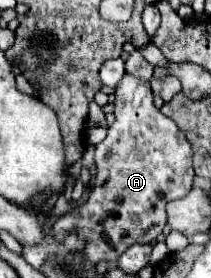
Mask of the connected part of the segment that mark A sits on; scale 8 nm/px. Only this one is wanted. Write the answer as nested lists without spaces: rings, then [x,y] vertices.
[[[127,74],[115,88],[115,124],[109,126],[105,140],[99,142],[95,150],[97,150],[95,152],[97,176],[95,176],[95,188],[87,204],[61,216],[53,228],[57,238],[63,238],[69,230],[77,230],[77,234],[87,240],[85,256],[91,262],[117,260],[129,246],[155,242],[157,236],[163,232],[163,228],[167,226],[167,214],[165,214],[167,202],[183,198],[191,190],[195,176],[191,164],[193,152],[189,140],[185,138],[185,134],[181,134],[177,124],[155,108],[149,82]]]

